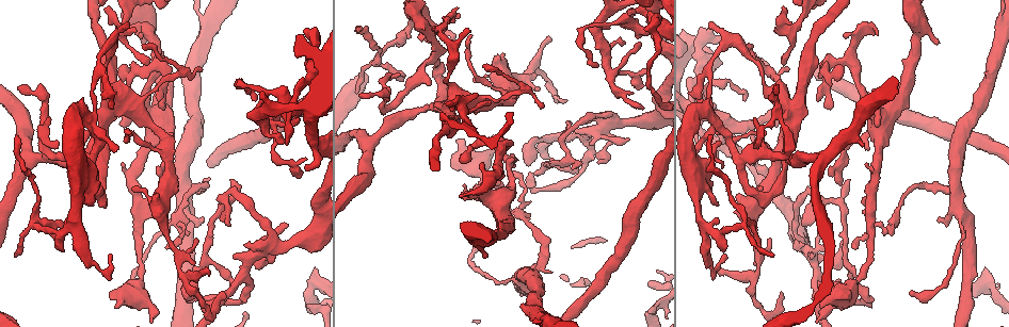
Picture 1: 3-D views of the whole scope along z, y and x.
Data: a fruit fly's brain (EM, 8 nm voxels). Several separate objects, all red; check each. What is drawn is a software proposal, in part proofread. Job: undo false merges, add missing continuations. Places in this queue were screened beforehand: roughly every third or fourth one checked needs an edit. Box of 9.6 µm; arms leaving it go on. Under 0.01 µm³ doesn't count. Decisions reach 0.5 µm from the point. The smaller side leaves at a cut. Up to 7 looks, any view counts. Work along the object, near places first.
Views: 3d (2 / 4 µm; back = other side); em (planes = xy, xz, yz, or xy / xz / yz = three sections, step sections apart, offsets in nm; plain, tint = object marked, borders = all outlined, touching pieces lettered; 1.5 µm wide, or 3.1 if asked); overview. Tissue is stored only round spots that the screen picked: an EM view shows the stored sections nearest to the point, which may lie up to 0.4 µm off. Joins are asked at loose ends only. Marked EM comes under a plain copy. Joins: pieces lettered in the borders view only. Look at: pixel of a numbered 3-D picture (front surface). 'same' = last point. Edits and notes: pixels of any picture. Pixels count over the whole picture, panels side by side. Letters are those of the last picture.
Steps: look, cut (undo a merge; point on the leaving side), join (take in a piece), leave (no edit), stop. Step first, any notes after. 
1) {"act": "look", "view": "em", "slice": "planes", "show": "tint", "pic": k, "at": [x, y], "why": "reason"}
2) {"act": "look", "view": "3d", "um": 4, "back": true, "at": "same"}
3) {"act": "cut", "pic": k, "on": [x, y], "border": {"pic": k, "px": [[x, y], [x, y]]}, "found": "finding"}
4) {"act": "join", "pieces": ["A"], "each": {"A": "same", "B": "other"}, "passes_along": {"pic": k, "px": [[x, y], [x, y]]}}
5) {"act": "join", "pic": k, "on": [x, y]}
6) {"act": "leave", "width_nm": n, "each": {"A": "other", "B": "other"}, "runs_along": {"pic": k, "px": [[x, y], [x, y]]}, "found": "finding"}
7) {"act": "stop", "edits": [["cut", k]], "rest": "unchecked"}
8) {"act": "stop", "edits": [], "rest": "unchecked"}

{"act": "look", "view": "em", "slice": "planes", "show": "borders", "pic": 1, "at": [133, 27], "why": "tapers out"}

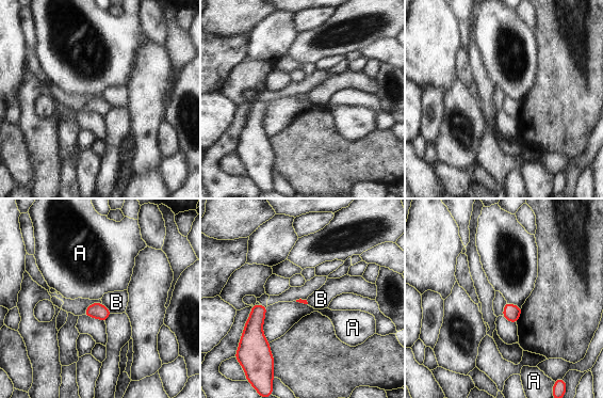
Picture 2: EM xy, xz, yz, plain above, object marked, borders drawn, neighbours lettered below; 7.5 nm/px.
{"act": "leave", "longest_contact_nm": ["A", 280], "each": {"A": "other", "B": "other"}, "border": {"pic": 2, "px": [[266, 306], [263, 335], [269, 343]]}, "found": "no lettered piece goes on from it"}

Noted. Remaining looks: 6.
{"act": "look", "view": "em", "slice": "planes", "show": "borders", "pic": 1, "at": [273, 126], "why": "three-way junction"}

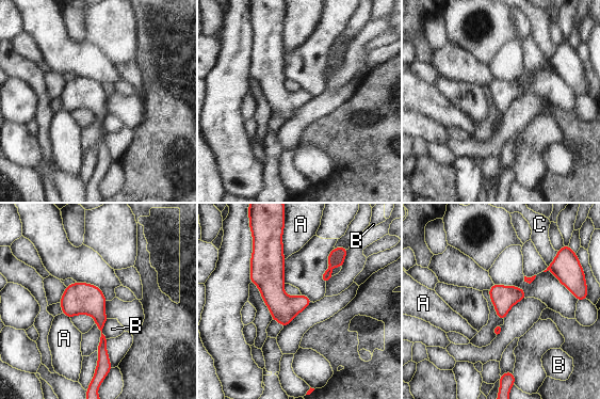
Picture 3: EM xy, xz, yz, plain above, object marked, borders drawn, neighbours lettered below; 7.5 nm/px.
{"act": "leave", "longest_contact_nm": ["A", 190], "each": {"A": "other", "B": "other", "C": "other"}, "runs_along": {"pic": 3, "px": [[76, 285], [100, 318], [100, 369]]}, "found": "all the same neuron"}

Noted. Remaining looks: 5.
{"act": "look", "view": "em", "slice": "planes", "show": "tint", "pic": 1, "at": [562, 99], "why": "thin end"}

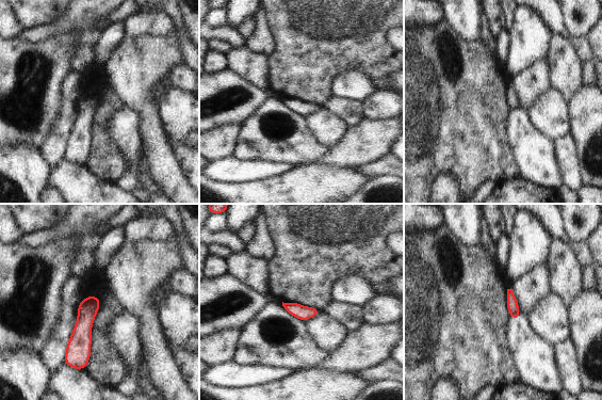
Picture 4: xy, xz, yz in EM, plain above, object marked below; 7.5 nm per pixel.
{"act": "look", "view": "em", "slice": "planes", "show": "borders", "at": "same"}

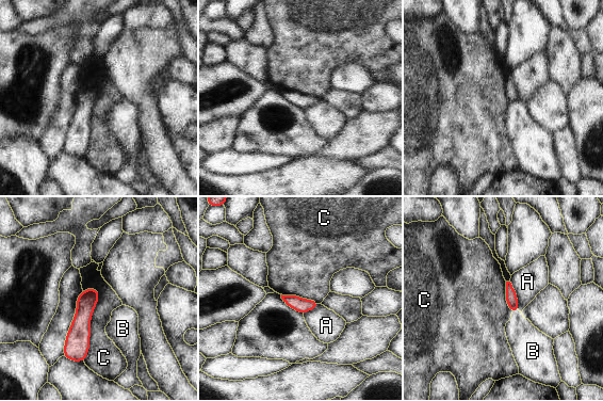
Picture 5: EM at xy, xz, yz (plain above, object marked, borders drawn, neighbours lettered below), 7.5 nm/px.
{"act": "leave", "width_nm": 90, "each": {"A": "other", "B": "other", "C": "other"}, "runs_along": {"pic": 5, "px": [[92, 291], [85, 303], [72, 357]]}, "found": "none of them fits"}

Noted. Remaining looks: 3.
{"act": "stop", "edits": [], "rest": "unchecked"}

